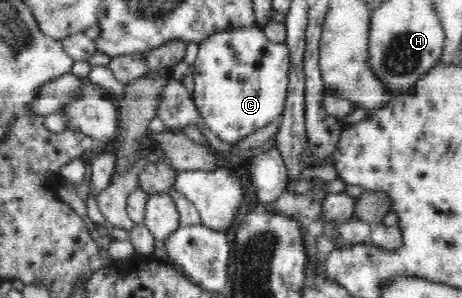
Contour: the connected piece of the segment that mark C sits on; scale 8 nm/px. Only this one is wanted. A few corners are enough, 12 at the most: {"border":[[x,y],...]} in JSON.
{"border":[[255,25],[198,43],[193,99],[235,143],[279,119],[290,52]]}

